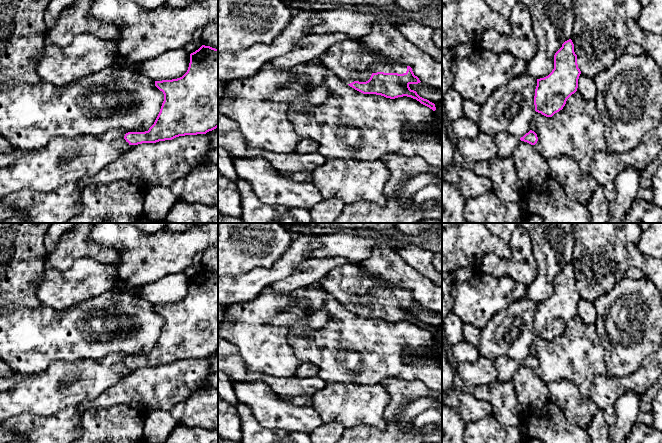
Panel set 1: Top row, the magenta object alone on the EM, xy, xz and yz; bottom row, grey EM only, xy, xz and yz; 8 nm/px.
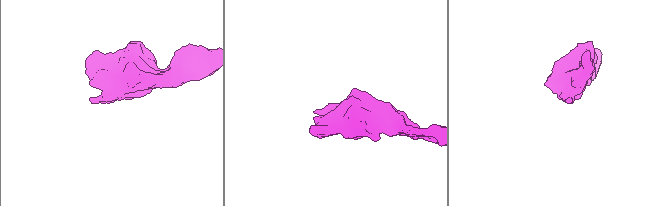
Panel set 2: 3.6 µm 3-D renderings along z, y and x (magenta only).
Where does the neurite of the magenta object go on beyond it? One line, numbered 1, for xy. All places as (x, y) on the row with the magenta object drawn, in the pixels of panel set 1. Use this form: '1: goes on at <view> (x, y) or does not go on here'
1: does not go on here

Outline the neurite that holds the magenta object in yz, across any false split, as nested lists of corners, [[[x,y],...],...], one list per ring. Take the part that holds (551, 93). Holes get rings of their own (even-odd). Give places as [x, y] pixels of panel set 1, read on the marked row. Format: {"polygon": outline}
{"polygon": [[[569,39],[555,53],[552,72],[544,78],[537,79],[535,111],[552,117],[562,110],[567,99],[577,91],[580,74],[574,44]]]}

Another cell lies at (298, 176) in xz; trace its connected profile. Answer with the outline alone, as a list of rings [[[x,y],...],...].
[[[282,172],[282,174],[289,178],[294,179],[298,182],[312,182],[312,174],[311,172]]]

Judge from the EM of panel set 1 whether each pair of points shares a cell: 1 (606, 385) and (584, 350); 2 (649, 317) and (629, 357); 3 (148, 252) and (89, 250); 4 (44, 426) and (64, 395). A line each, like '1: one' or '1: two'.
1: two
2: one
3: two
4: two

